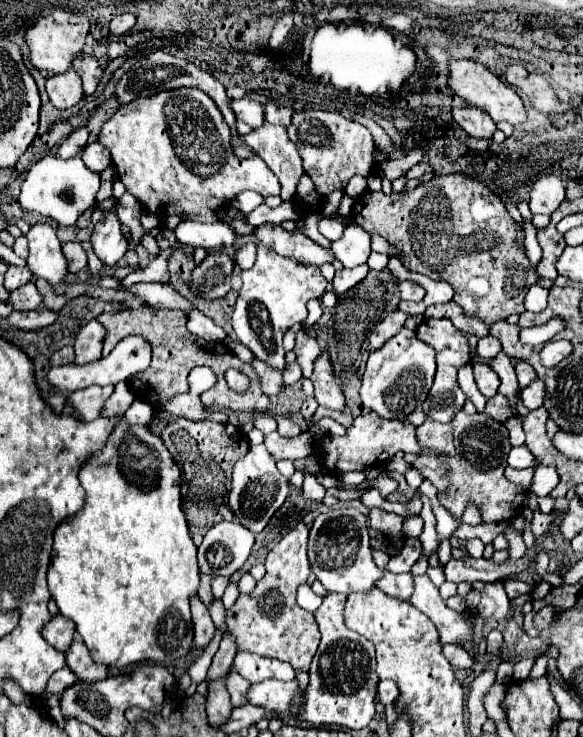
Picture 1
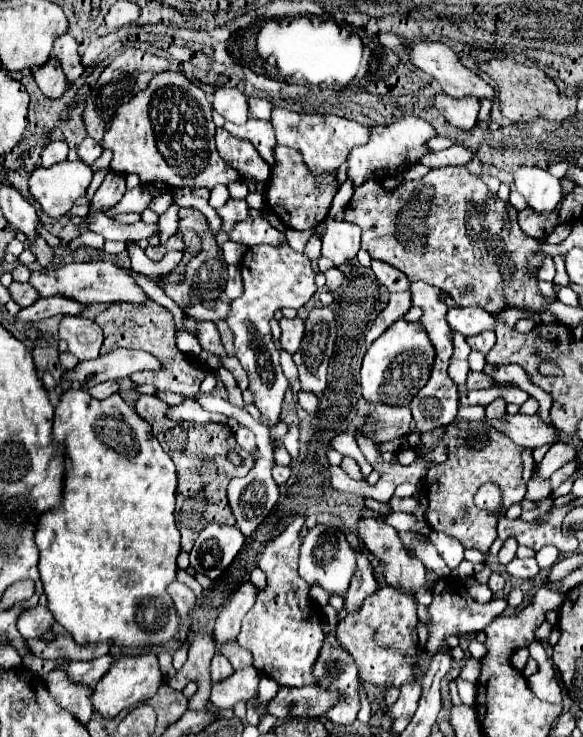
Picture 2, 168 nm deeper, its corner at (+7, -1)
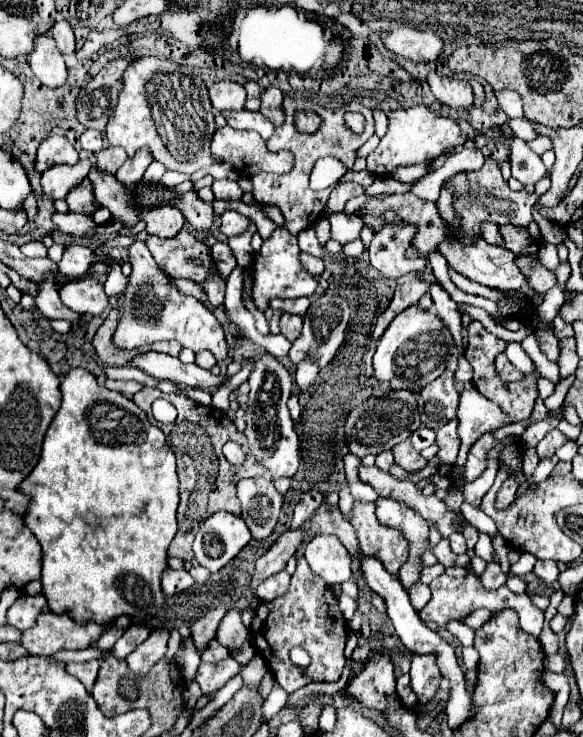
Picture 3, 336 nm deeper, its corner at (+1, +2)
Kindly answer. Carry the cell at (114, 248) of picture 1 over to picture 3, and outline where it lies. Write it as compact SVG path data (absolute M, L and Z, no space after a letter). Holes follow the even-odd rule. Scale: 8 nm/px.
M147 148L139 150L135 156L131 156L119 170L117 170L117 180L123 184L123 186L133 186L133 184L139 184L147 166L151 164L151 152L147 152Z

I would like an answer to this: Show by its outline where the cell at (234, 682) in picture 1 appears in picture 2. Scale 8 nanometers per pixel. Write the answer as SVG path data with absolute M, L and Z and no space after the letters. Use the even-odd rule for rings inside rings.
M217 653L211 661L211 677L213 683L219 683L221 679L227 679L227 675L233 675L233 665L229 663L229 659L225 659L221 653Z

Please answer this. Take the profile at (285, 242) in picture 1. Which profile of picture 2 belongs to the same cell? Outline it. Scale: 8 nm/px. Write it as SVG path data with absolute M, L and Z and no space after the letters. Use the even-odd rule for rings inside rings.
M249 217L245 221L239 221L235 225L235 229L229 233L229 237L237 243L243 243L247 247L253 247L253 245L261 245L261 243L267 243L267 245L277 245L277 243L285 243L285 233L277 231L273 225L269 225L267 219L263 217Z

